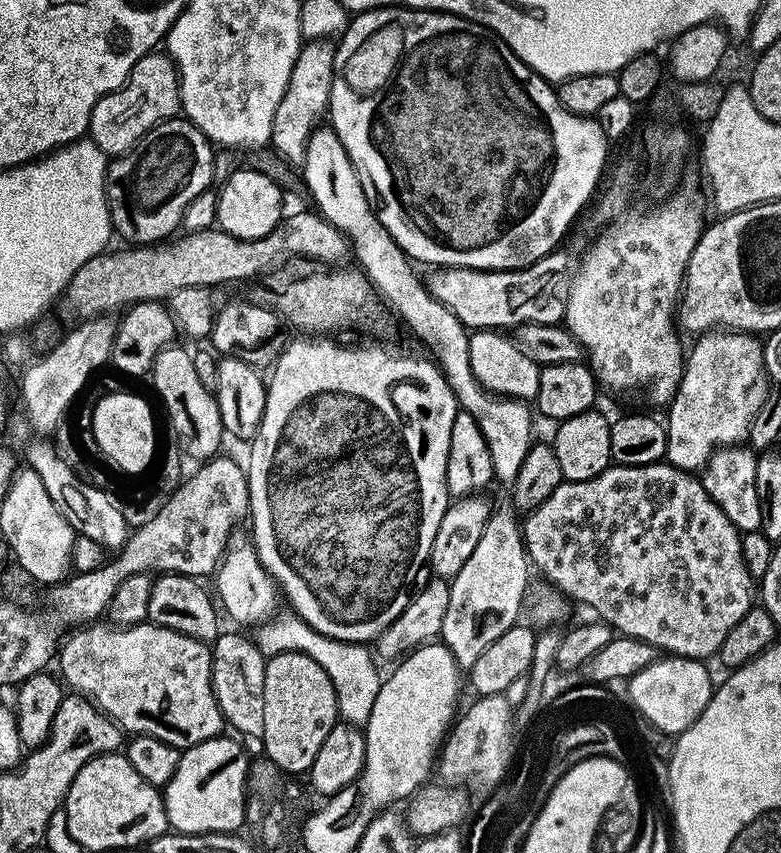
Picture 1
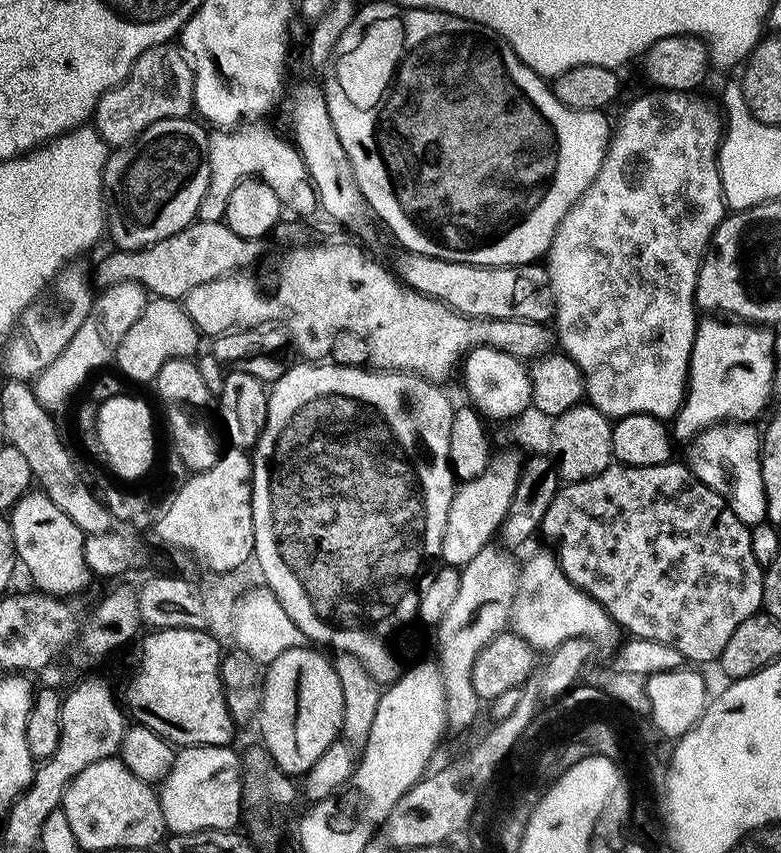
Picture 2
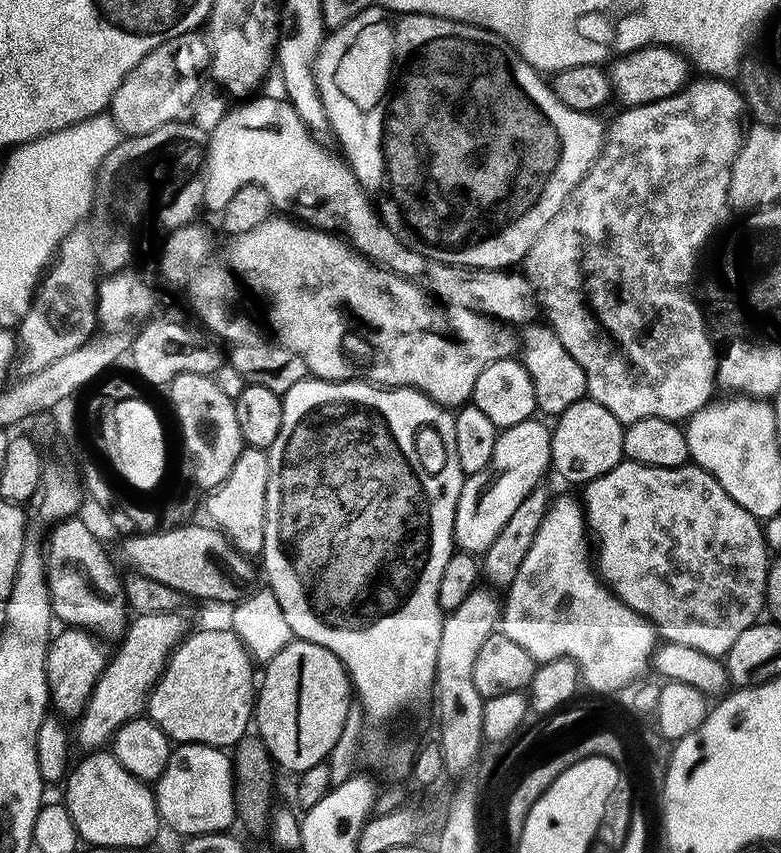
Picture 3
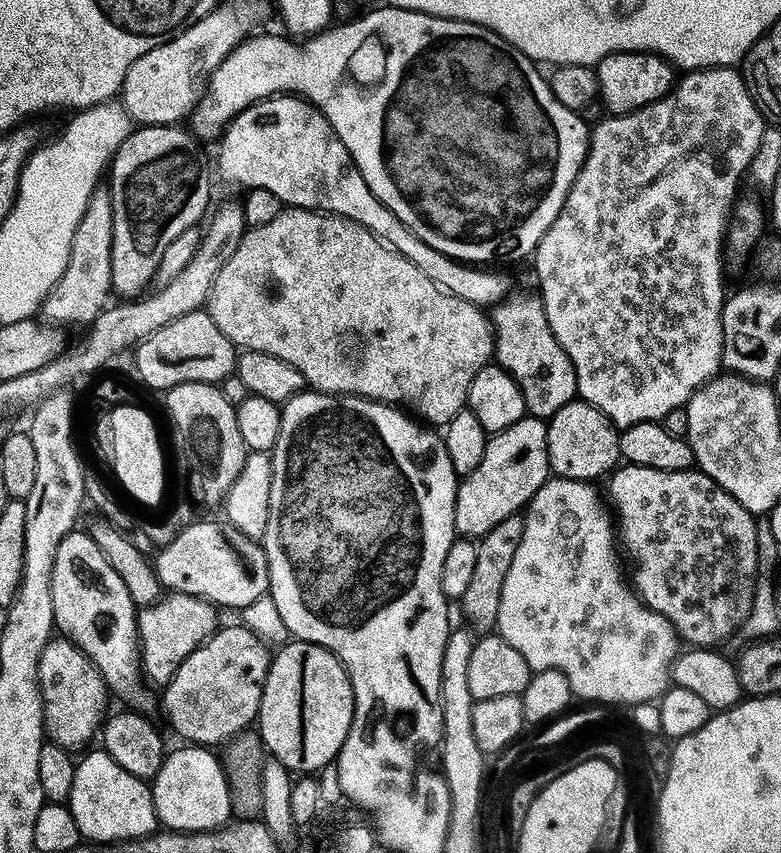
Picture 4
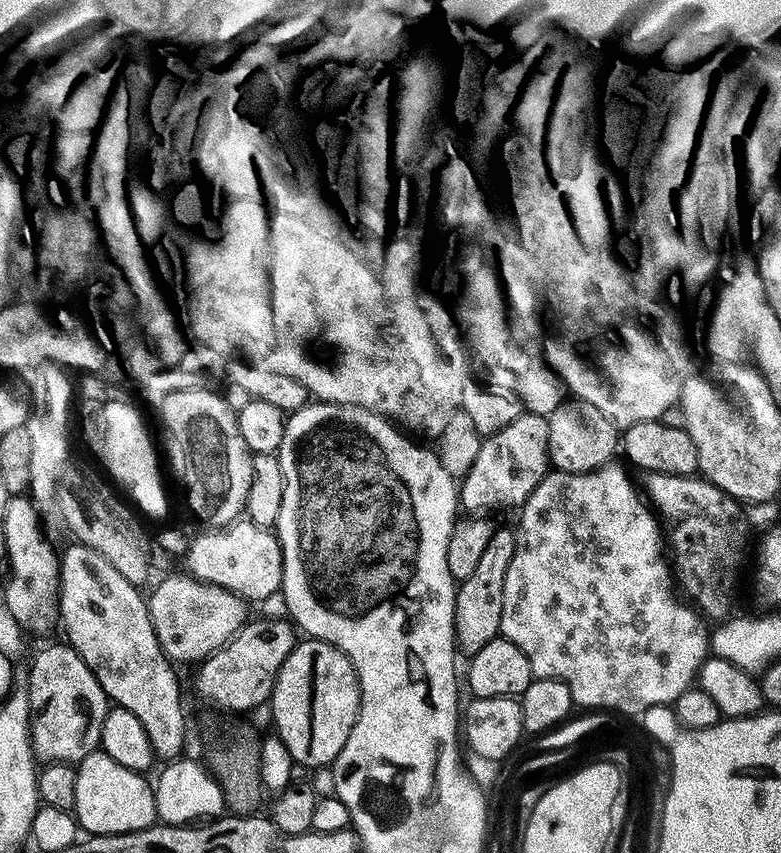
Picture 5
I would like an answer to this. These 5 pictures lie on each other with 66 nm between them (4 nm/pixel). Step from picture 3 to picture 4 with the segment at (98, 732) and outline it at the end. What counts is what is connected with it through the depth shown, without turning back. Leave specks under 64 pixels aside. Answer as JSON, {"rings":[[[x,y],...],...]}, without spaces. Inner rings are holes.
{"rings":[[[174,591],[161,595],[150,606],[139,609],[136,613],[136,625],[140,631],[140,654],[145,677],[156,676],[157,685],[167,684],[180,663],[217,631],[216,612],[218,613],[217,605],[209,604],[201,596]]]}

